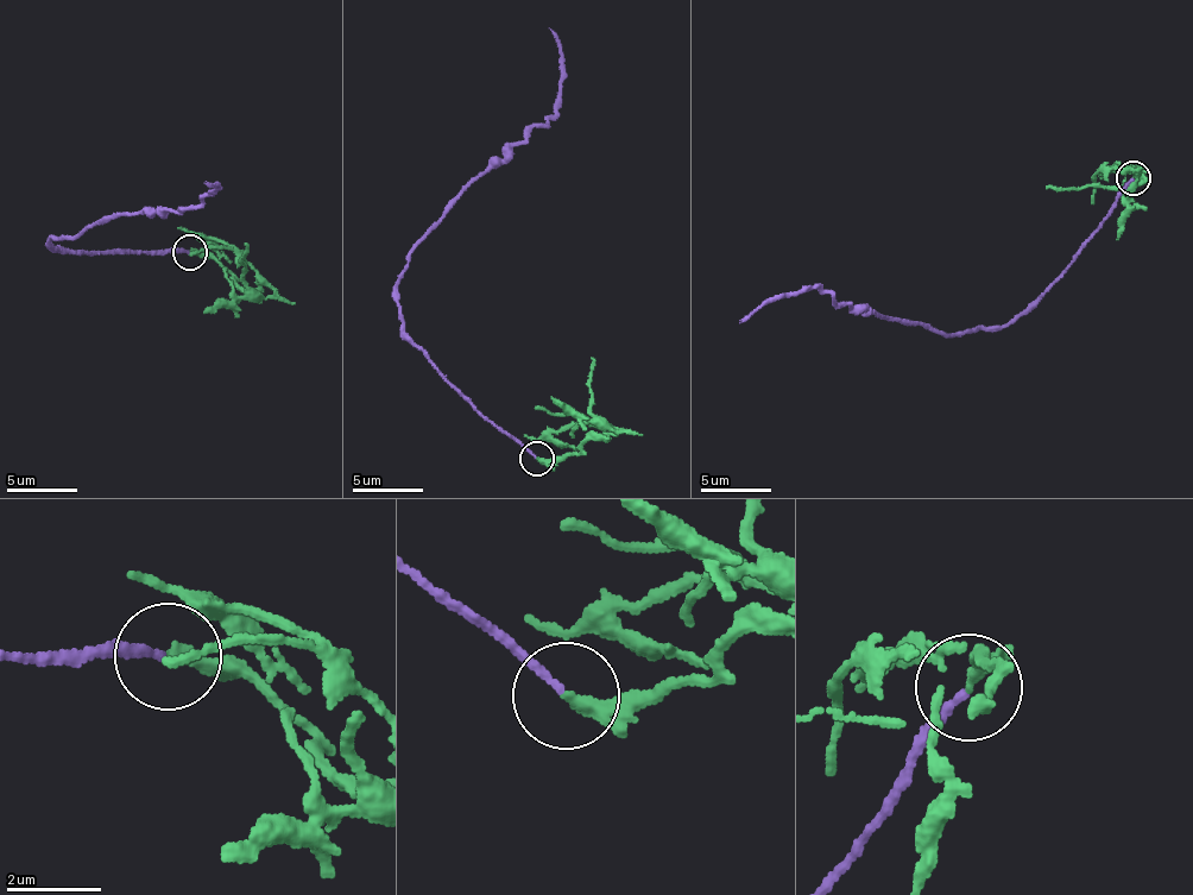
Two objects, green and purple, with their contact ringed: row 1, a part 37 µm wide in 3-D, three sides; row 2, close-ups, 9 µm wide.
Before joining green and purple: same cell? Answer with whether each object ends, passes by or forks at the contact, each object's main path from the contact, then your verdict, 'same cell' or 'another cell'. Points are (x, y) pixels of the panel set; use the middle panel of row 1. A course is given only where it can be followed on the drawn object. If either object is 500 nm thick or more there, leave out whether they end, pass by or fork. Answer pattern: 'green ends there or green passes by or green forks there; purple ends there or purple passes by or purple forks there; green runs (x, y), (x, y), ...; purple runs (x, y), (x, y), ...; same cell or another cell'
green ends there; purple ends there; green runs (537, 457), (559, 460), (600, 436), (604, 429), (580, 423), (555, 432), (580, 451); purple runs (534, 457), (450, 385), (405, 329), (398, 304), (398, 282), (420, 239), (553, 111), (560, 61), (549, 29); another cell

